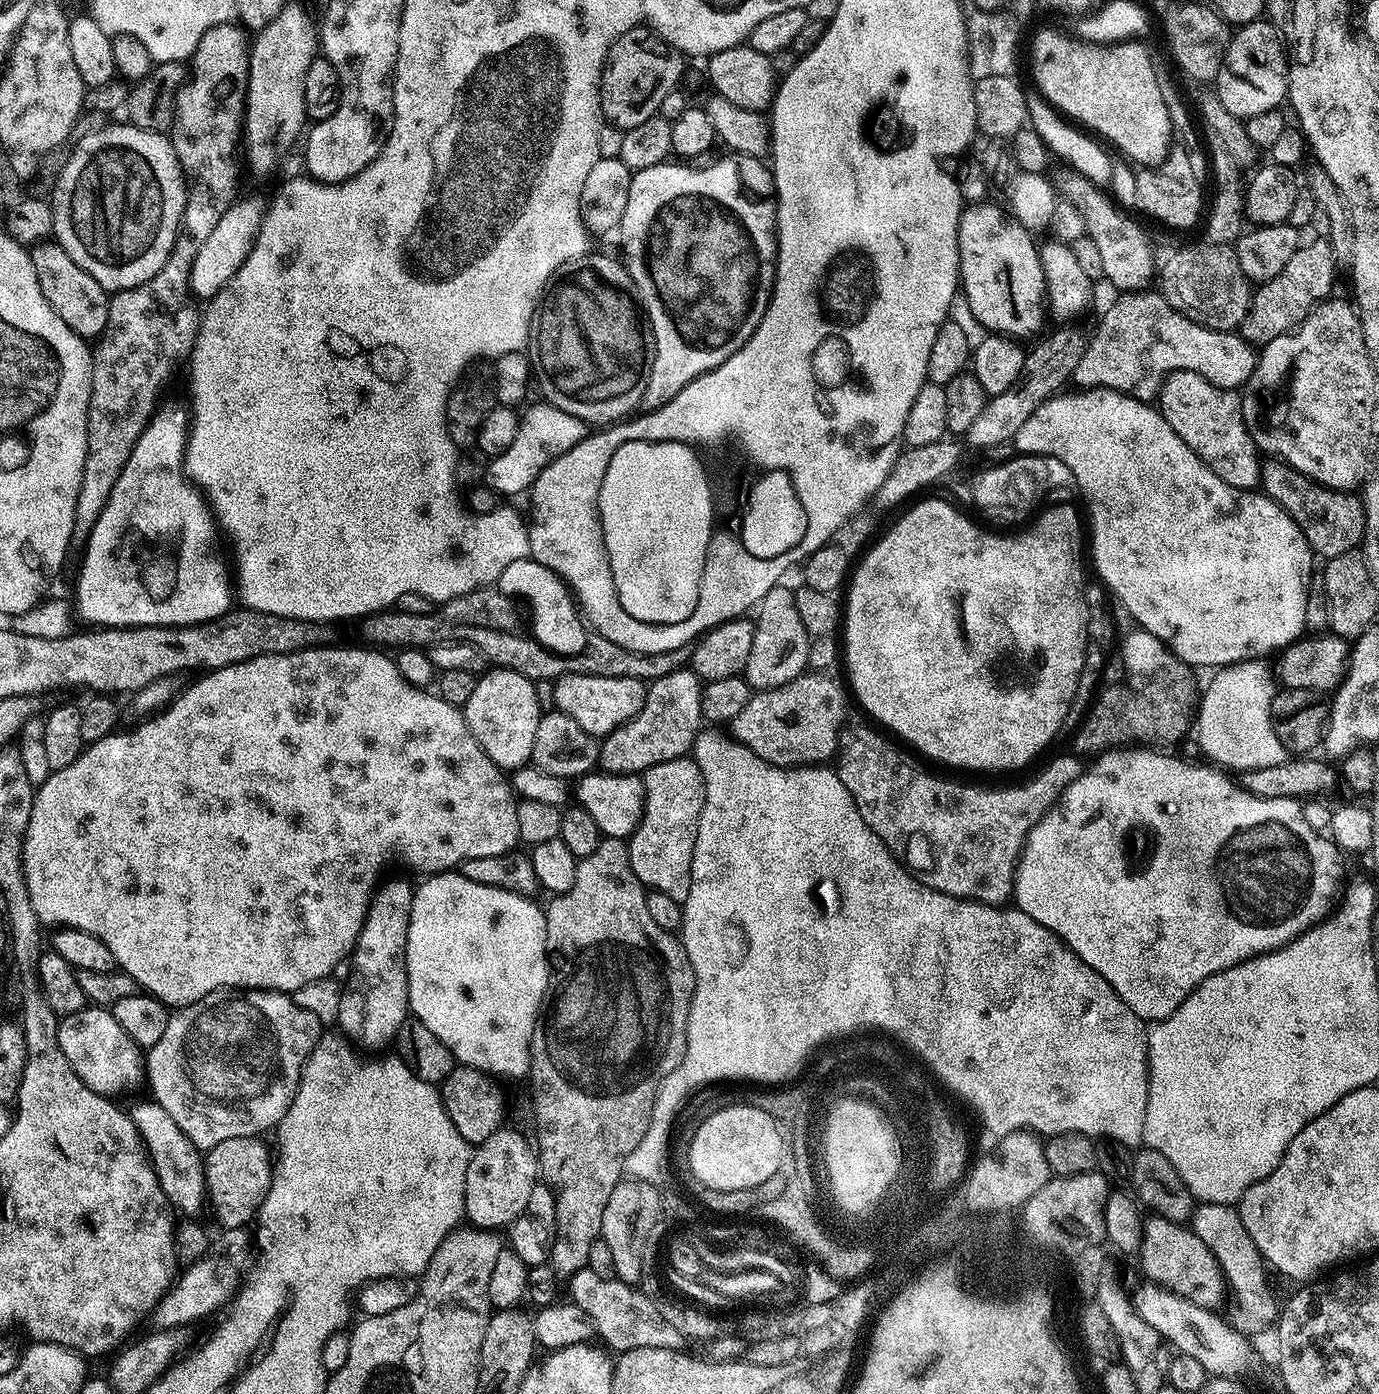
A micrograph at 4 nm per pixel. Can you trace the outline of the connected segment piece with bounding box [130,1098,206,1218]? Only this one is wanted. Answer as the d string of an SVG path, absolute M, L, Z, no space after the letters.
M145 1098L141 1104L130 1108L130 1115L138 1134L142 1138L144 1148L148 1152L148 1161L152 1163L154 1174L166 1194L168 1203L173 1209L184 1211L183 1215L188 1218L195 1217L196 1211L206 1204L206 1193L204 1184L204 1162L201 1149L196 1148L178 1130L178 1122L162 1110L162 1106L151 1098Z

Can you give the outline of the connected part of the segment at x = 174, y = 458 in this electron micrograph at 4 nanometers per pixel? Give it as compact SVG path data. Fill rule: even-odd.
M161 403L156 411L152 413L152 420L146 426L146 430L142 430L142 434L138 438L138 442L134 446L134 450L130 450L130 458L126 458L126 466L122 466L122 474L118 474L118 482L114 482L114 490L110 490L110 498L106 502L106 506L102 506L102 514L98 514L98 522L94 522L94 526L88 532L88 539L83 545L84 561L80 564L80 577L76 580L76 600L74 599L75 615L81 616L85 620L85 625L99 626L101 629L107 628L186 628L189 624L205 624L207 620L217 620L220 616L227 615L228 612L233 611L234 604L232 604L232 576L228 573L228 564L224 561L224 552L220 549L220 540L216 537L218 533L218 520L214 515L213 509L210 507L209 501L206 499L205 493L190 479L189 473L186 471L186 453L188 450L188 443L190 437L190 412L187 407L184 408L180 404Z

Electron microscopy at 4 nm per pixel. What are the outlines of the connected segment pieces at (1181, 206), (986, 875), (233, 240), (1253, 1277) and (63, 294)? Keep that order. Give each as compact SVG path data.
M1173 146L1168 149L1168 157L1160 164L1140 166L1135 170L1136 204L1146 215L1161 220L1168 228L1192 228L1196 223L1201 223L1206 196L1204 200L1200 193L1202 182L1194 178L1194 169L1190 167L1190 158L1186 158L1186 150Z
M868 728L858 729L856 736L846 736L838 752L838 771L842 786L850 790L854 806L866 826L882 838L889 852L917 880L942 894L977 904L1004 906L1013 899L1017 865L1021 862L1028 832L1082 773L1079 755L1056 756L1029 784L1020 784L1017 788L979 788L976 784L959 784L956 780L943 780L923 772L918 765L903 760L898 749L891 748L878 733Z
M246 200L242 204L240 202L233 203L232 207L226 210L226 214L222 214L218 226L214 226L214 231L211 232L210 238L206 238L206 242L202 242L202 246L194 258L194 266L188 279L188 287L191 295L197 301L211 302L220 293L220 289L225 288L231 282L236 271L242 266L242 262L246 262L246 258L250 254L252 243L256 240L256 235L260 233L260 221L263 220L264 213L265 209L262 204L260 208L258 201Z
M1200 1202L1195 1205L1190 1227L1211 1250L1217 1263L1220 1264L1227 1287L1231 1295L1232 1292L1236 1295L1236 1300L1244 1307L1245 1314L1253 1316L1256 1320L1275 1321L1278 1316L1278 1300L1276 1304L1271 1290L1268 1289L1268 1276L1264 1273L1266 1261L1261 1256L1258 1246L1254 1246L1250 1234L1246 1234L1246 1226L1242 1226L1239 1211L1230 1204Z
M55 242L35 245L30 255L38 274L38 286L42 286L42 294L46 302L50 302L54 314L58 314L58 318L62 318L62 322L66 322L66 326L70 326L70 330L74 330L74 334L78 334L83 340L92 342L102 337L108 322L110 299L102 285L90 278L90 274L86 274L86 270L82 270L82 266L78 266L74 258L70 258L70 254L66 254L66 250Z

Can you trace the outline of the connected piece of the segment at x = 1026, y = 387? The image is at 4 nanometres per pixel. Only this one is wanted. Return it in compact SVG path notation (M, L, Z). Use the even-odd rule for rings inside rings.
M1060 328L1033 352L1029 351L1024 361L1020 383L1013 391L993 396L985 403L982 414L978 414L974 426L970 426L966 440L979 450L1015 441L1018 430L1022 430L1026 418L1030 418L1030 414L1034 414L1038 406L1057 395L1064 383L1067 385L1071 381L1074 370L1078 370L1078 362L1082 362L1082 354L1088 348L1088 342L1089 337L1086 332L1084 336L1082 329Z

